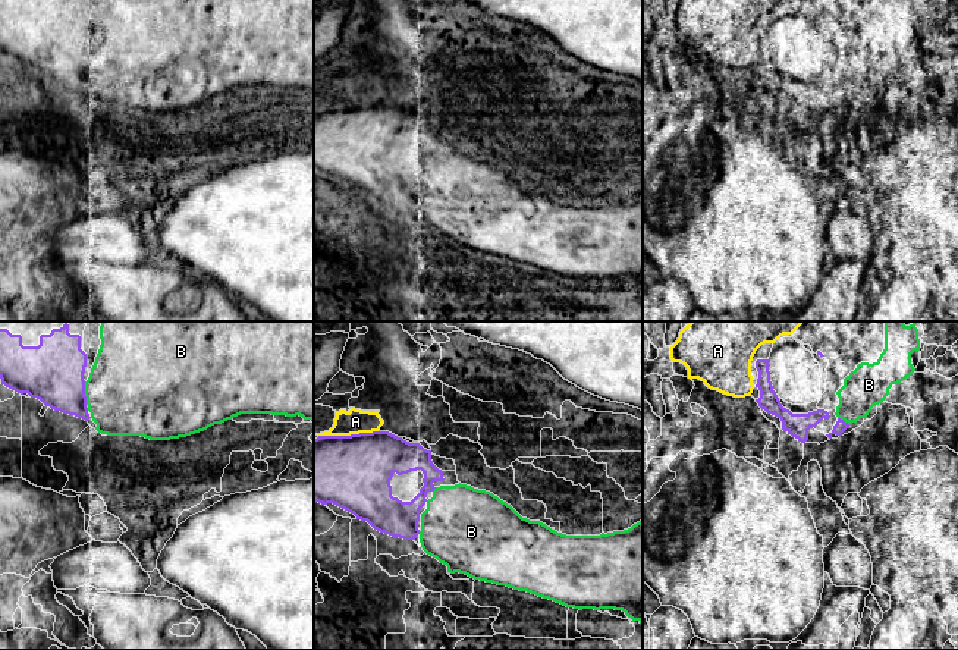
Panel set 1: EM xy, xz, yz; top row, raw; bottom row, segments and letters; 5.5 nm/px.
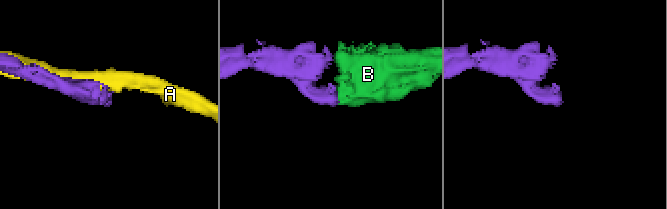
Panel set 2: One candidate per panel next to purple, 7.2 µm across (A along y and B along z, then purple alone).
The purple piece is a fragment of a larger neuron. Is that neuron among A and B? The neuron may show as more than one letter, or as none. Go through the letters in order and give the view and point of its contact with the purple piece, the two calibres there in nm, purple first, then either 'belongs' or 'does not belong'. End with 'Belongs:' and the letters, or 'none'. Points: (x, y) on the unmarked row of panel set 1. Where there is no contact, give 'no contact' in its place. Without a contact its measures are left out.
A: contact xz (348, 107); calibres 400 and 140 nm; does not belong
B: contact xy (84, 65); calibres 340 and 480 nm; belongs
Belongs: B

